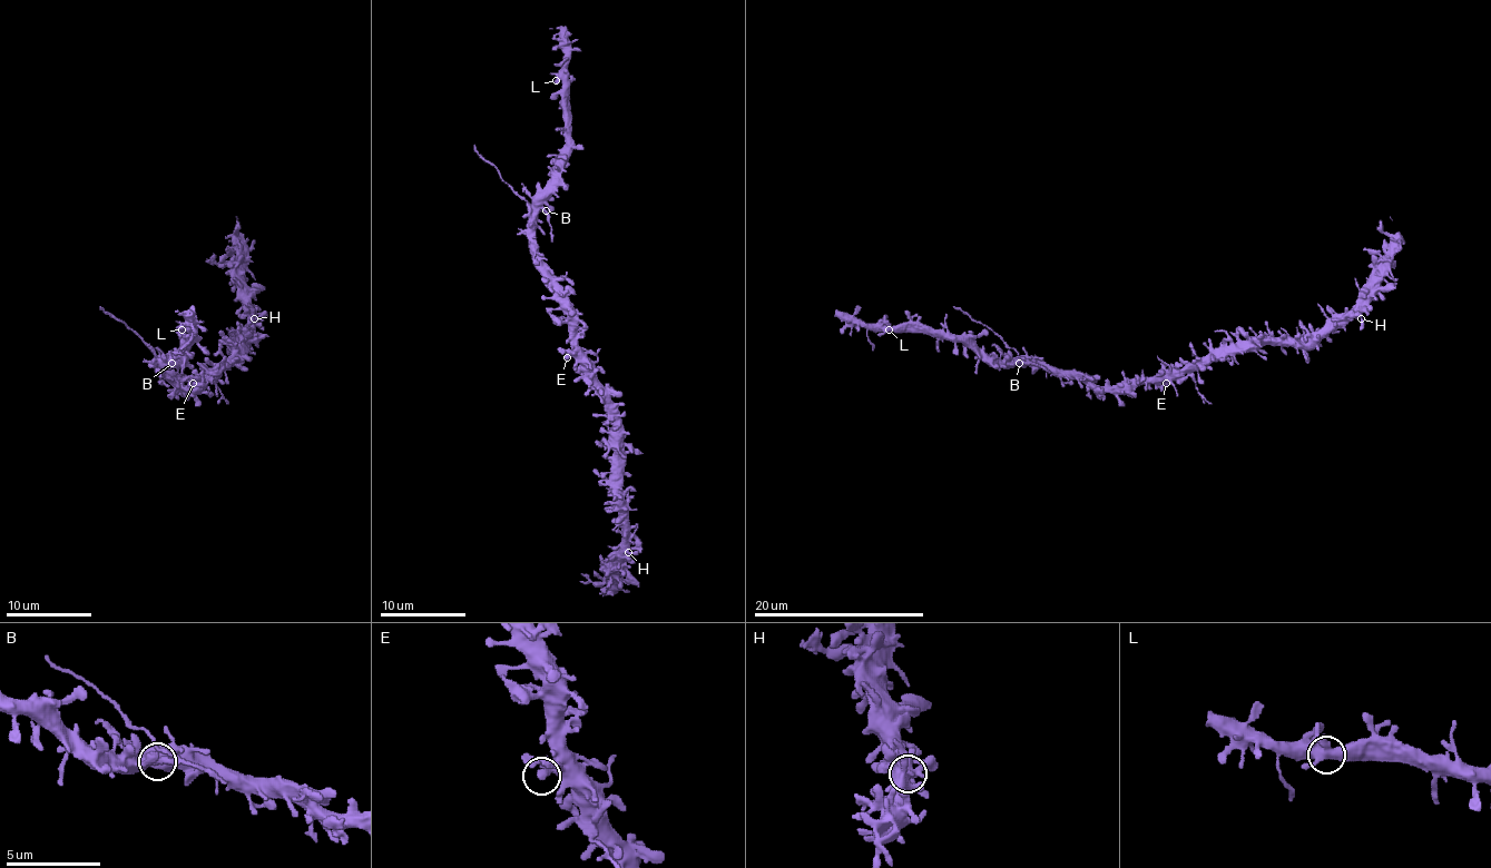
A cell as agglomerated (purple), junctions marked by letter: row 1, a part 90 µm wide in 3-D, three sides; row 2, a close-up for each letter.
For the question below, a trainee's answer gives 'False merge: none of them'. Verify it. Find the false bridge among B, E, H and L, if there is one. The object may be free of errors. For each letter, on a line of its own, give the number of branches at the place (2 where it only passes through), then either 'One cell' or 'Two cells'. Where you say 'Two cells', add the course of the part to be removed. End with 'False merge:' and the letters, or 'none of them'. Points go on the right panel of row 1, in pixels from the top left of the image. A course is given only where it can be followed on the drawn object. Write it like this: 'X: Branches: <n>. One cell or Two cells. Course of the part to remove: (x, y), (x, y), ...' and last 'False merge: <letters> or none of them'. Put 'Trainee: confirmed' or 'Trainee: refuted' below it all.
B: Branches: 3. Two cells. Course of the part to remove: (1019, 363), (1021, 359), (1012, 348), (952, 306)
E: Branches: 2. One cell
H: Branches: 3. One cell
L: Branches: 2. One cell
False merge: B
Trainee: refuted

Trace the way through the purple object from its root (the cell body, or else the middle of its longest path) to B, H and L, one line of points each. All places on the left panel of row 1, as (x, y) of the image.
B: (203, 381), (197, 387), (186, 387), (160, 367), (160, 363), (172, 363)
H: (203, 381), (237, 348), (249, 327), (249, 318), (254, 318)
L: (203, 381), (197, 387), (186, 387), (160, 367), (160, 363), (169, 362), (188, 339), (190, 332), (182, 329)

